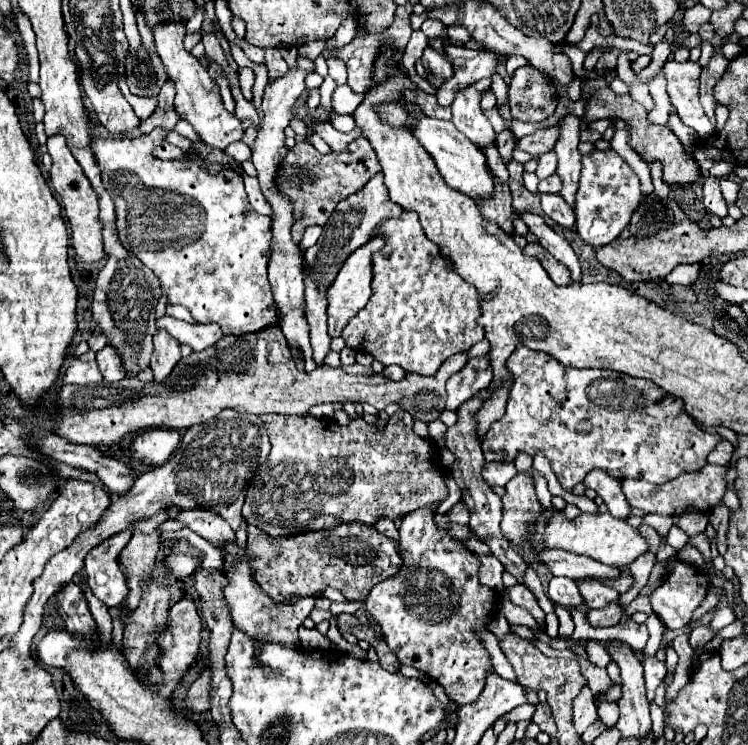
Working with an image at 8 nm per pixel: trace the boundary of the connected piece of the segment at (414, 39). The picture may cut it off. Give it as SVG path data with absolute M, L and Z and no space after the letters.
M421 30L413 31L404 50L401 63L403 63L404 72L408 74L412 82L426 93L436 96L437 89L433 88L426 79L421 78L415 70L415 63L428 46L428 41L429 39Z

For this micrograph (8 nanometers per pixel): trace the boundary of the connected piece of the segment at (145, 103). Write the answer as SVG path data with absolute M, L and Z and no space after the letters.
M120 80L120 90L122 90L122 94L126 96L126 100L130 102L130 106L134 108L134 112L136 112L136 116L138 116L140 120L146 120L148 116L154 114L156 106L158 106L158 96L152 96L152 98L136 96L136 94L132 94L132 92L128 90L126 80Z

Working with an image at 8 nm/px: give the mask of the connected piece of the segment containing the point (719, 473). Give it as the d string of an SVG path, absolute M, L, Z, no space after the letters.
M706 464L698 472L686 472L666 484L650 484L644 480L622 480L622 490L630 506L636 506L644 512L662 514L662 516L678 516L686 512L712 512L716 504L722 502L726 494L726 466Z

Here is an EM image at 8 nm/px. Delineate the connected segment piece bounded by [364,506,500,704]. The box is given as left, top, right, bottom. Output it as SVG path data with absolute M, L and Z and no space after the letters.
M436 506L418 508L402 518L400 526L400 556L402 566L384 582L376 584L372 592L368 594L366 610L374 616L374 620L382 626L386 644L390 650L398 656L398 660L406 666L414 666L420 672L428 674L434 682L438 682L450 700L456 704L470 704L476 698L480 698L484 690L486 676L494 670L492 658L488 650L484 648L484 642L474 634L474 630L488 630L488 624L492 620L492 614L498 612L498 598L500 594L480 584L478 580L478 558L474 552L470 552L462 542L448 536L444 530L436 528L432 522L432 514L436 512Z

